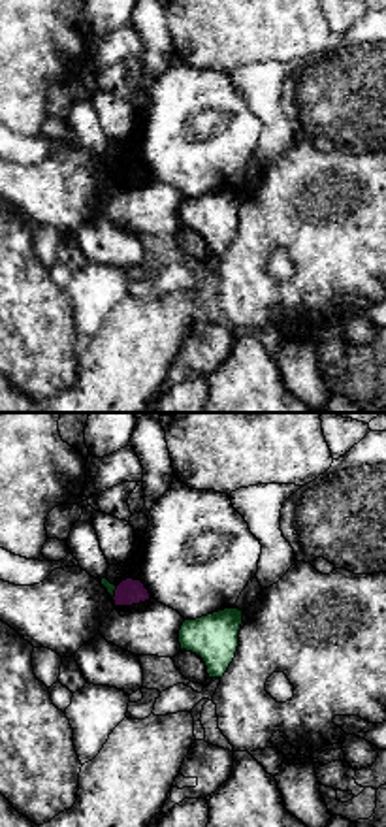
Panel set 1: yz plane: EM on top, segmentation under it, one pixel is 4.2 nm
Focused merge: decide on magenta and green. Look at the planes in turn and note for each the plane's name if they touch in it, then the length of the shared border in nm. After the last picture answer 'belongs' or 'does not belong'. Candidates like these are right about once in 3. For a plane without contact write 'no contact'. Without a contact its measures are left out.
contact in yz; length 60 nm

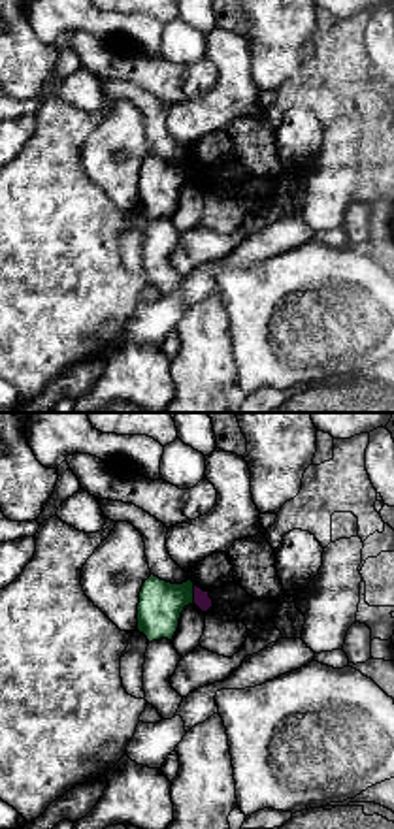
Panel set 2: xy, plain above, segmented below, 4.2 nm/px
contact in xy; length 90 nm

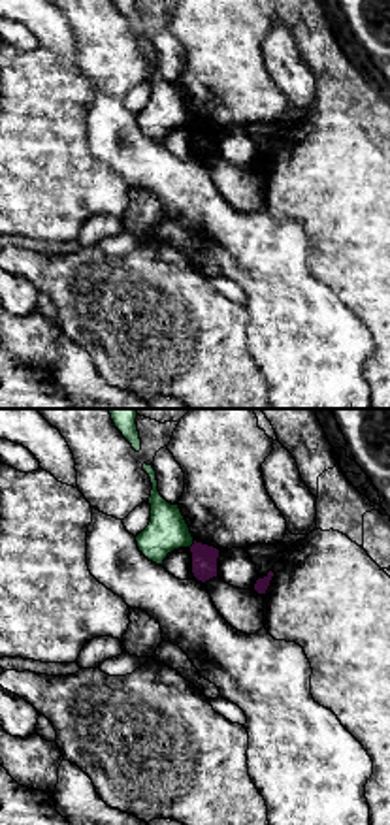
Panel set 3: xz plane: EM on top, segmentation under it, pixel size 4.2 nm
contact in xz; length 40 nm

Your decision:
does not belong

